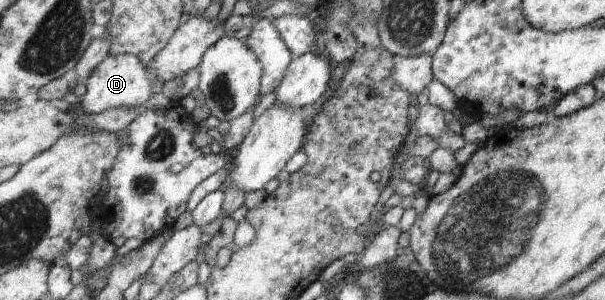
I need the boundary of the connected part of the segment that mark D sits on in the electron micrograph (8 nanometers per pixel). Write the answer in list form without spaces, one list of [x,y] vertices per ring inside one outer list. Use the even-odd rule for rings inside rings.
[[[122,54],[104,59],[98,68],[91,72],[85,84],[85,93],[77,105],[86,114],[102,114],[114,108],[130,106],[144,109],[144,104],[152,97],[152,82],[145,64],[134,54]]]

